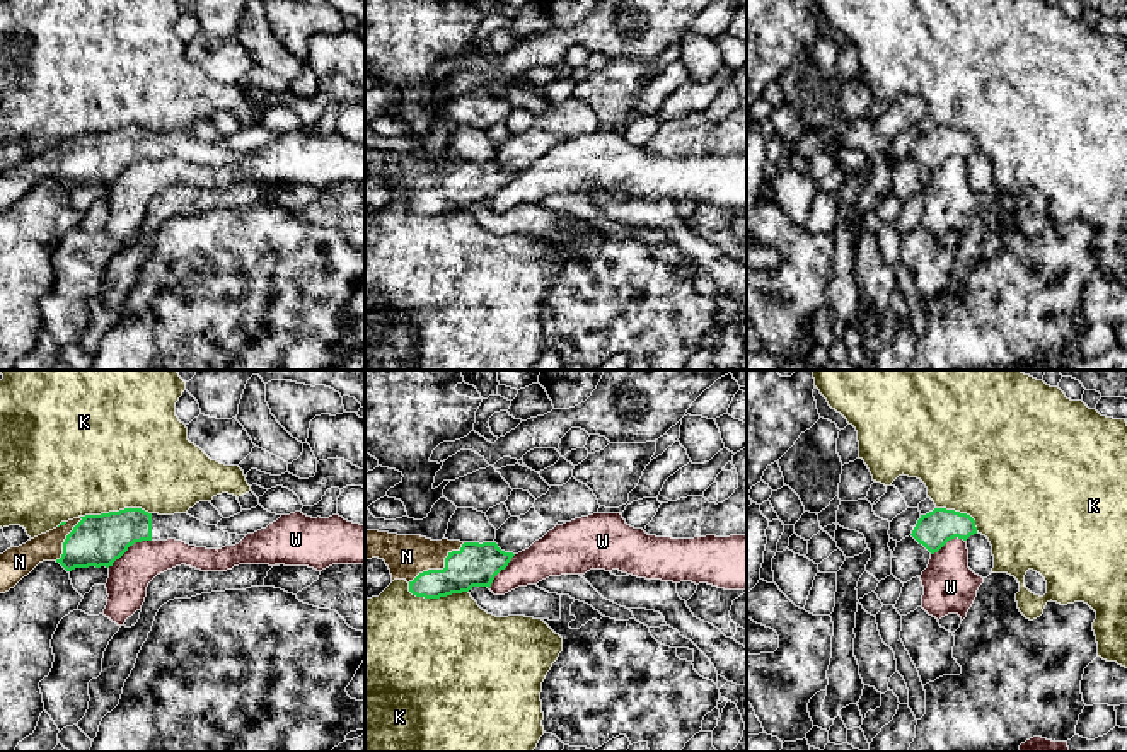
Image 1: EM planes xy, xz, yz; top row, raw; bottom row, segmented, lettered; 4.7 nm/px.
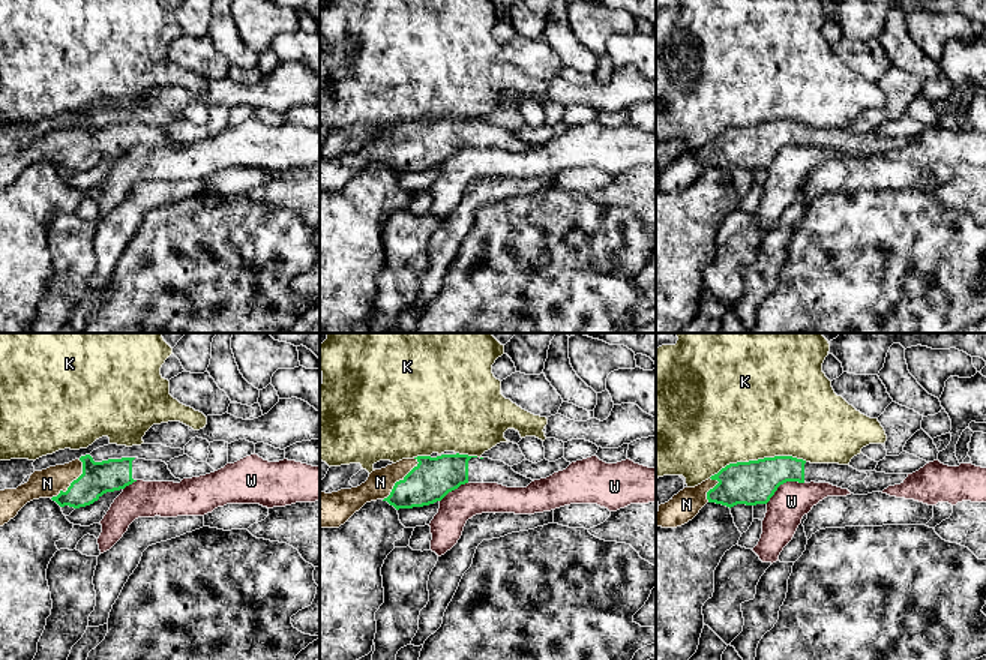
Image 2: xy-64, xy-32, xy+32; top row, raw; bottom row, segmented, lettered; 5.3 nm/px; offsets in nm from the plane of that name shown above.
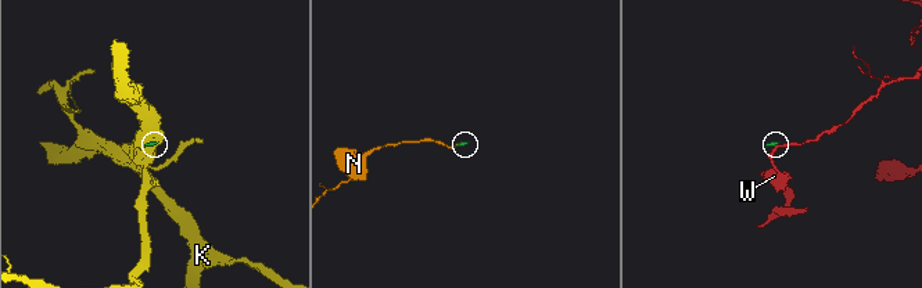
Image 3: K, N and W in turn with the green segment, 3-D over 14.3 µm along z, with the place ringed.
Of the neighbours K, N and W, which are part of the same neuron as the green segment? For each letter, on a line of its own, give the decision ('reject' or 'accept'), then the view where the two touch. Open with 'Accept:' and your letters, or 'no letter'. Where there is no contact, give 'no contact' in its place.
Accept: N
K: reject; meets green in xy
N: accept; meets green in xz
W: reject; meets green in xy

